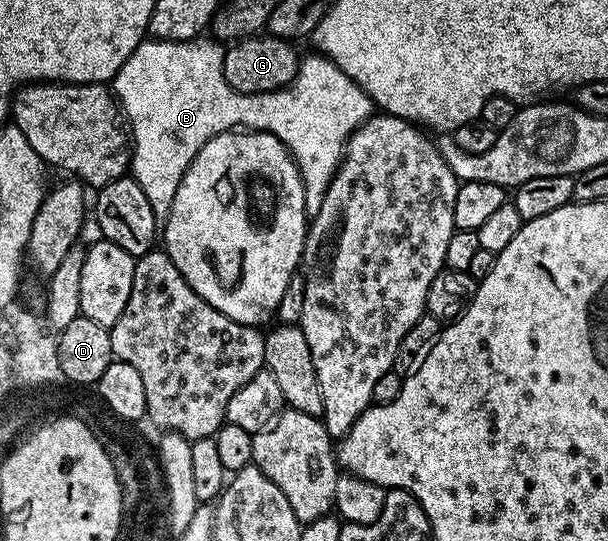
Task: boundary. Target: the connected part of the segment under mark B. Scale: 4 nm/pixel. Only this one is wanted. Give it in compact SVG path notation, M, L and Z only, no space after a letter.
M147 38L144 39L143 43L135 47L135 52L123 63L121 70L115 75L113 81L113 92L117 97L118 107L121 109L125 120L125 115L127 115L127 120L131 123L131 136L129 132L130 175L139 183L141 190L145 190L147 196L152 198L158 198L158 196L170 198L177 194L180 180L183 179L183 175L186 174L187 168L193 162L195 155L205 146L205 142L209 142L214 136L220 136L222 132L232 130L268 132L276 136L287 147L288 152L291 154L291 159L299 167L299 177L303 180L303 189L305 190L305 210L307 211L308 217L315 216L317 210L321 210L321 202L325 202L325 190L329 190L329 182L335 177L335 171L339 168L339 164L343 160L343 154L347 150L348 138L367 121L368 116L372 115L373 105L371 99L367 97L365 90L361 90L361 86L357 86L357 82L353 82L353 78L349 78L349 74L345 74L345 70L337 67L327 56L320 56L318 54L312 54L312 56L304 55L300 59L299 72L296 74L294 82L288 88L282 88L276 92L258 92L257 94L235 92L233 86L229 86L229 82L225 82L225 74L223 73L224 54L224 45L214 38L196 38L189 41L165 41Z

